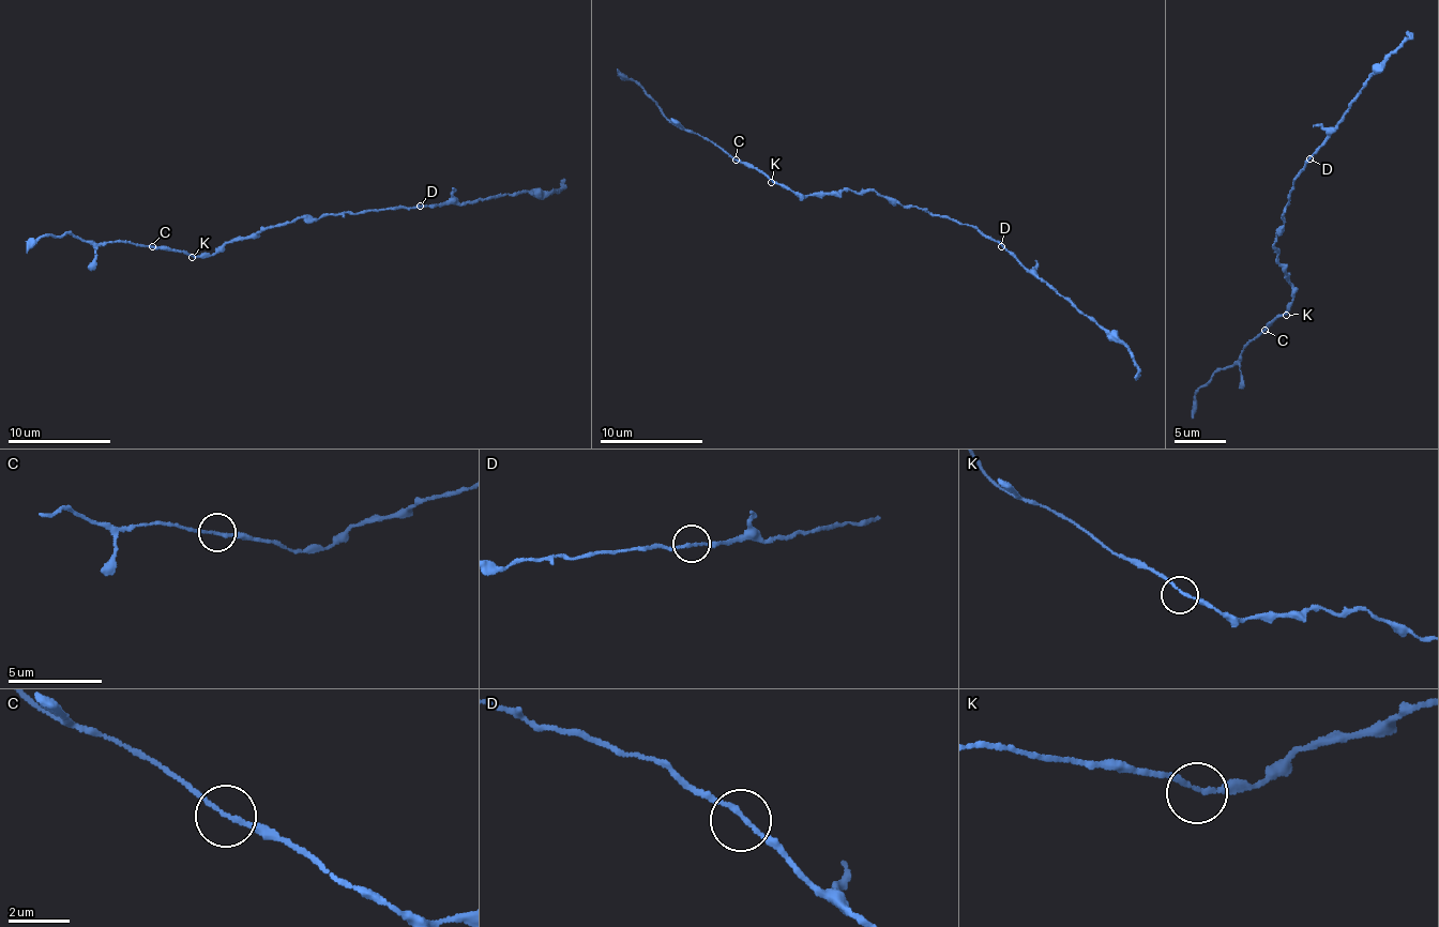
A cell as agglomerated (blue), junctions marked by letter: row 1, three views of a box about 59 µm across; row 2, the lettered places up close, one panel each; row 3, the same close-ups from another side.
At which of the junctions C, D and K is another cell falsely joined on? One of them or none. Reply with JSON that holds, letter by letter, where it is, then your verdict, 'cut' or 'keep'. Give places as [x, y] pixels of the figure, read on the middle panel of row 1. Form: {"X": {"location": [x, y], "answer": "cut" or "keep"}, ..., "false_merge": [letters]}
{"C": {"location": [736, 160], "answer": "keep"}, "D": {"location": [1001, 246], "answer": "keep"}, "K": {"location": [771, 182], "answer": "keep"}, "false_merge": []}

